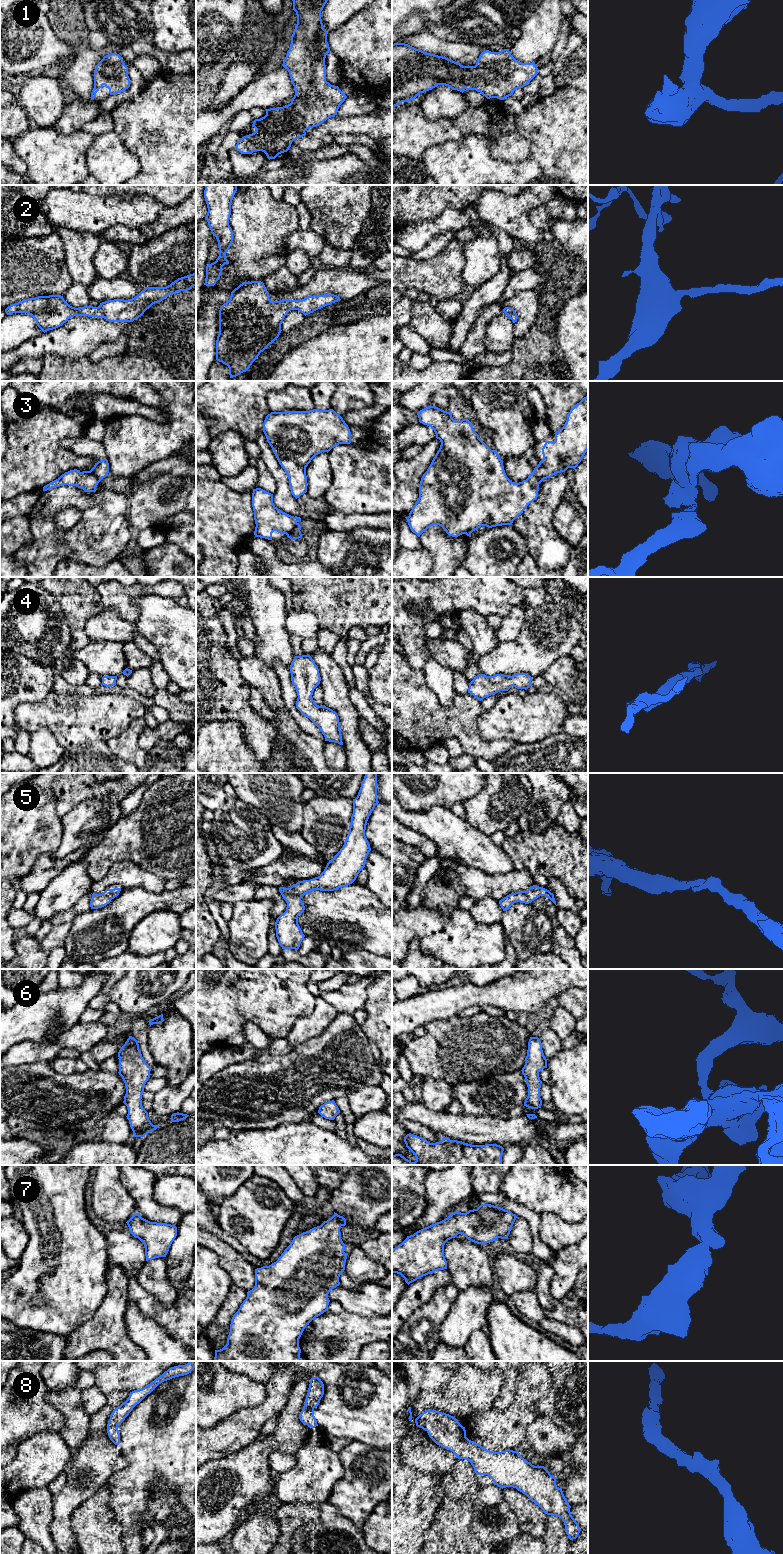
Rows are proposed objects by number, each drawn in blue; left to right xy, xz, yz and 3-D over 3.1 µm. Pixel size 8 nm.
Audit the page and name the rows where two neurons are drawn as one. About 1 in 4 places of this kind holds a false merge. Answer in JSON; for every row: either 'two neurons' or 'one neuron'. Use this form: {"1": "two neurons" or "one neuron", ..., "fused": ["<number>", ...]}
{"1": "one neuron", "2": "one neuron", "3": "two neurons", "4": "one neuron", "5": "one neuron", "6": "one neuron", "7": "one neuron", "8": "one neuron", "fused": ["3"]}

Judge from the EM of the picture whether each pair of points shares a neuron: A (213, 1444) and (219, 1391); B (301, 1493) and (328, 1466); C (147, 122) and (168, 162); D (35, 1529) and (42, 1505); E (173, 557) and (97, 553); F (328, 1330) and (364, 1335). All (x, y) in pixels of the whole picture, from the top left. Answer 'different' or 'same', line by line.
A: different
B: same
C: same
D: same
E: different
F: same

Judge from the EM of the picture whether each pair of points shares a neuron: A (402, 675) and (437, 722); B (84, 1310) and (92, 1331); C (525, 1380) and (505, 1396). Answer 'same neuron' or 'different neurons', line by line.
A: same neuron
B: different neurons
C: different neurons

